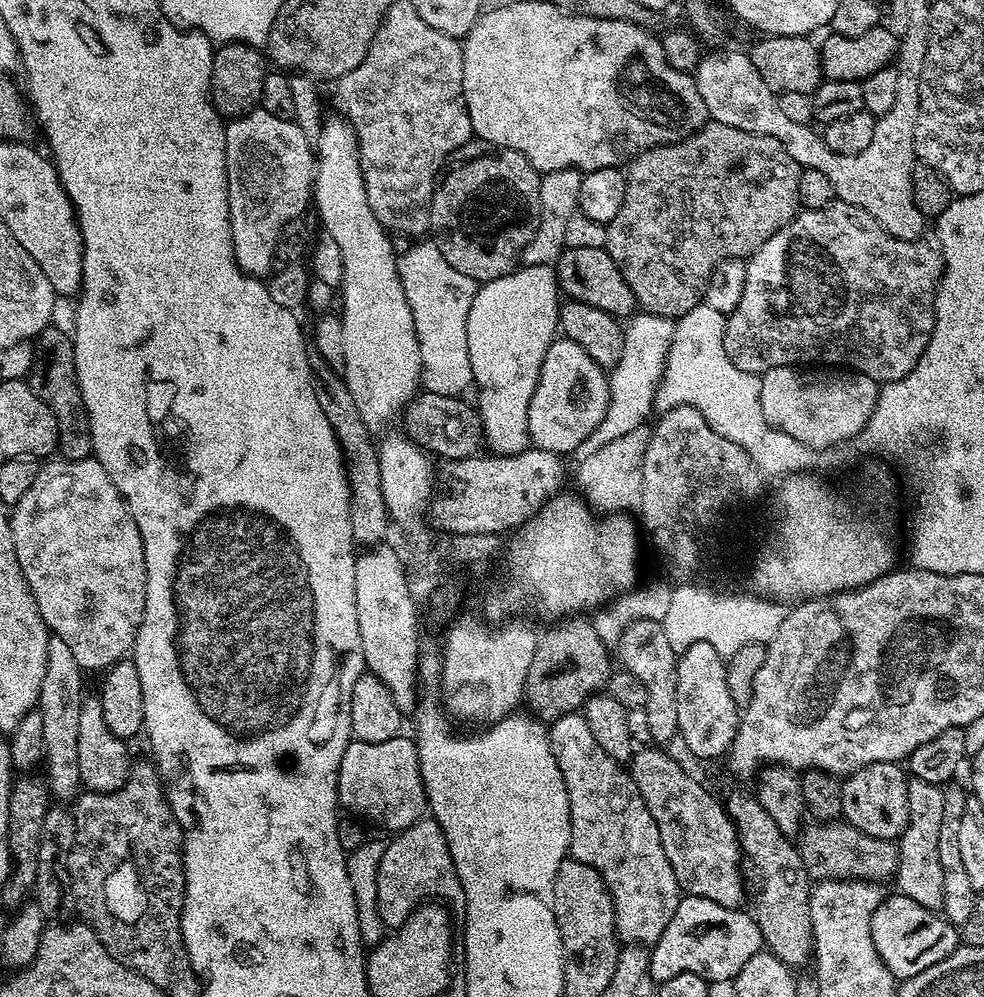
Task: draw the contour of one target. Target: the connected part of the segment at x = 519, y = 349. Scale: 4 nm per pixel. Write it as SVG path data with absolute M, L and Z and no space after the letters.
M524 264L508 272L501 280L490 280L477 287L468 319L470 366L475 387L481 388L478 407L484 423L484 439L497 456L513 456L529 447L530 398L534 398L534 390L538 386L542 358L546 358L546 350L550 350L558 336L561 303L556 270L551 264Z

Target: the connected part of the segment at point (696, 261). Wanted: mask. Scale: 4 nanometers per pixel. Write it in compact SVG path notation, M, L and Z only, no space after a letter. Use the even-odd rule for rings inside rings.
M715 122L705 124L703 128L676 144L660 144L657 148L647 148L645 152L639 152L626 165L624 172L626 198L622 198L622 207L618 209L618 214L614 214L614 218L606 225L608 233L604 243L610 258L614 258L618 270L622 270L622 278L626 278L626 286L634 290L637 305L643 311L655 316L664 316L668 320L676 320L685 316L690 310L694 310L694 306L698 306L704 299L704 291L710 282L710 274L714 274L714 270L723 260L739 260L751 256L753 252L759 250L762 242L778 234L778 230L782 230L801 211L798 198L798 178L801 171L800 164L794 162L790 154L786 154L786 146L782 146L778 138L750 134L746 130L738 130L734 126Z

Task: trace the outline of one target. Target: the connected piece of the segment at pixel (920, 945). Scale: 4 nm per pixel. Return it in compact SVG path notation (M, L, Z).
M899 894L885 895L884 901L874 910L874 918L870 922L874 948L886 962L897 981L914 978L914 974L922 974L934 962L942 962L961 943L957 925L948 923L939 911L923 908L914 902L914 898L906 898Z

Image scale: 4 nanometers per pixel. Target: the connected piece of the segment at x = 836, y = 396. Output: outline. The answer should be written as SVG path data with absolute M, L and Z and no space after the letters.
M774 366L770 370L766 370L760 376L760 397L762 398L762 414L766 414L766 422L770 422L772 428L778 429L782 434L790 434L790 438L794 438L798 442L802 442L802 446L807 448L815 448L817 450L832 450L835 444L844 444L855 441L856 435L859 434L866 426L866 422L870 422L870 414L874 414L874 406L878 402L878 394L881 385L875 380L871 380L866 374L861 372L853 372L851 370L813 370L808 366Z

